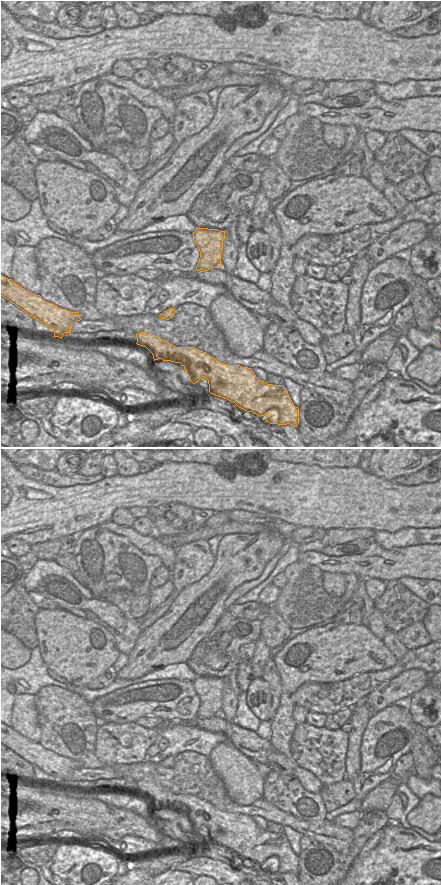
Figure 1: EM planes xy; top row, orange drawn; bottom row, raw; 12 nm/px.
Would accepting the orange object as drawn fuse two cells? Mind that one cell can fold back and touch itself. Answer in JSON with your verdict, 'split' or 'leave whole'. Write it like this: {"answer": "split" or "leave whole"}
{"answer": "leave whole"}

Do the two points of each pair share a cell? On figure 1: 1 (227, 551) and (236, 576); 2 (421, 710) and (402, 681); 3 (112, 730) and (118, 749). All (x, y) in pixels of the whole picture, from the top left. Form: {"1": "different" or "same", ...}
{"1": "same", "2": "different", "3": "same"}

